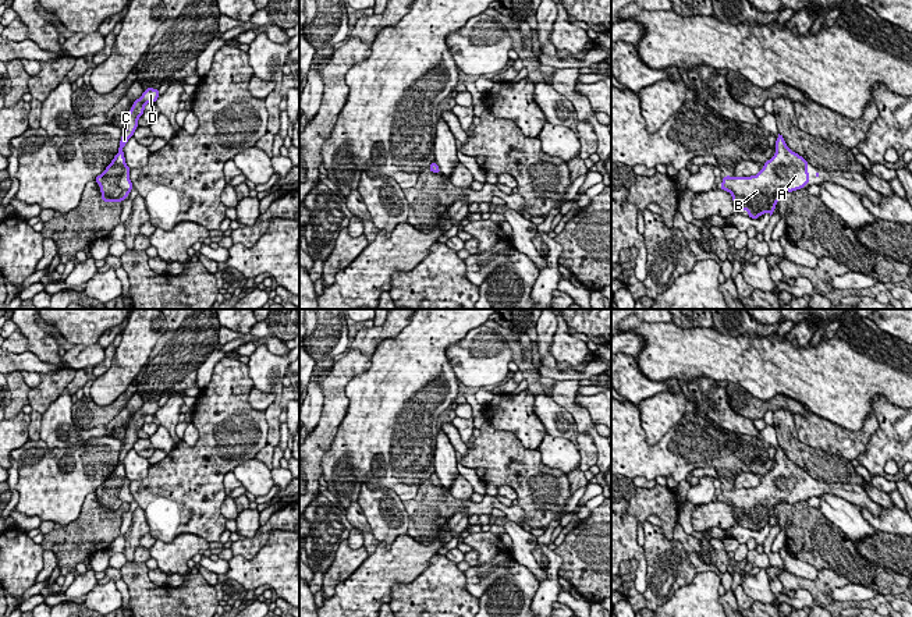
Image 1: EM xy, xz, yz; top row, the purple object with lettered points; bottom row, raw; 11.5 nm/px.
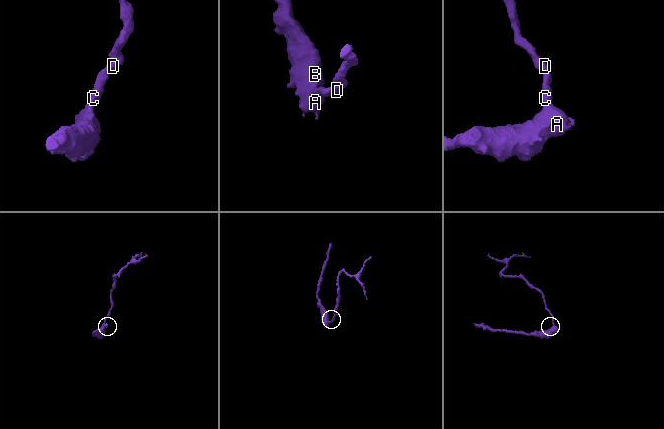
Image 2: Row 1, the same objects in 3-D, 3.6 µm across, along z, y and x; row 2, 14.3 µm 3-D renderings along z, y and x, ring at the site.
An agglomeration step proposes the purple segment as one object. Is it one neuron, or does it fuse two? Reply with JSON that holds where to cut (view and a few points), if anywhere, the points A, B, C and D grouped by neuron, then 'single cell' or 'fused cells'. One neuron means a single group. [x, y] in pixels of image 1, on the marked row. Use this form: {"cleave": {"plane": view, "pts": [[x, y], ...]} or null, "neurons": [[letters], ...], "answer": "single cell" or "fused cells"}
{"cleave": null, "neurons": [["A", "B", "C", "D"]], "answer": "single cell"}

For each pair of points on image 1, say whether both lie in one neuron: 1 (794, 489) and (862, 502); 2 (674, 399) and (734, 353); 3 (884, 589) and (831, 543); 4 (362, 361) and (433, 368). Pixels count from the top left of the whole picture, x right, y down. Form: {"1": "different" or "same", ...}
{"1": "same", "2": "different", "3": "same", "4": "different"}

